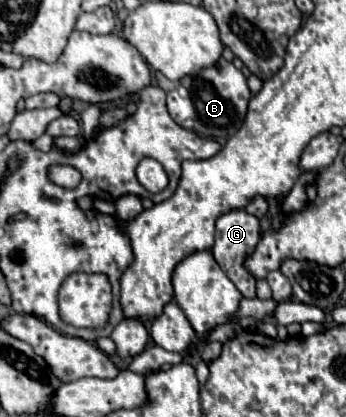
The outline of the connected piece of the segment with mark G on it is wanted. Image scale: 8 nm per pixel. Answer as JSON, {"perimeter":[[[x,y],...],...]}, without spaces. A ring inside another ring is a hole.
{"perimeter":[[[234,209],[216,219],[216,243],[212,247],[212,253],[222,267],[222,271],[232,279],[232,283],[240,289],[244,297],[256,297],[256,279],[254,275],[244,267],[246,257],[254,253],[254,247],[260,241],[260,221],[246,213],[244,209]]]}

